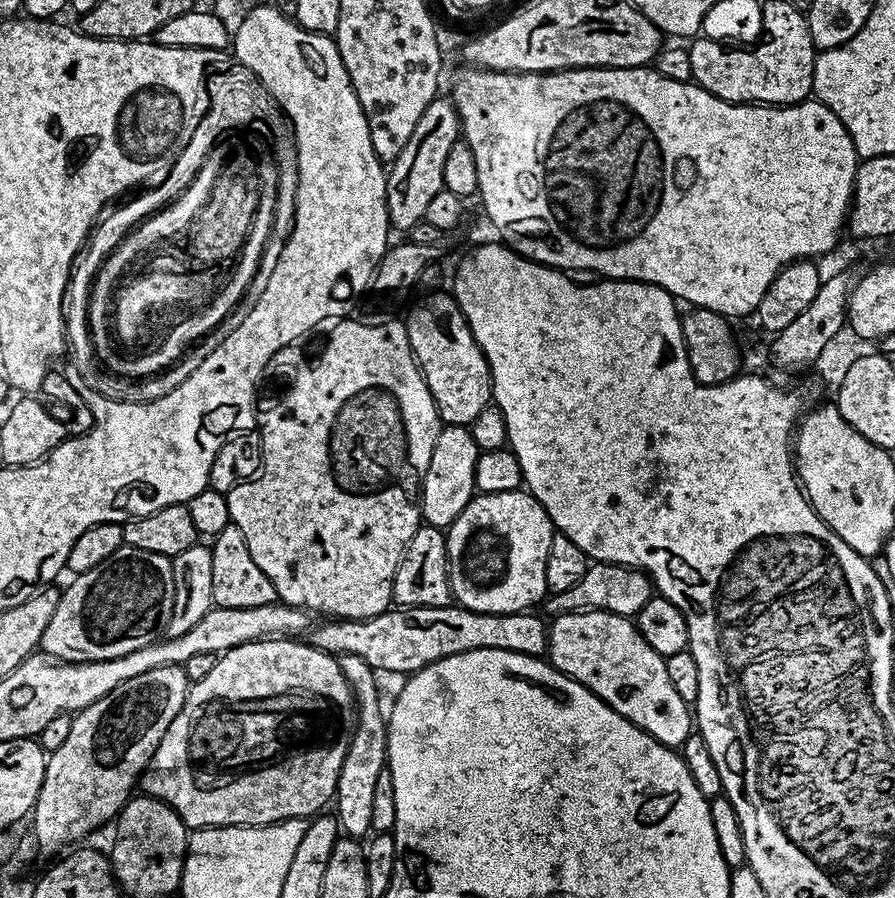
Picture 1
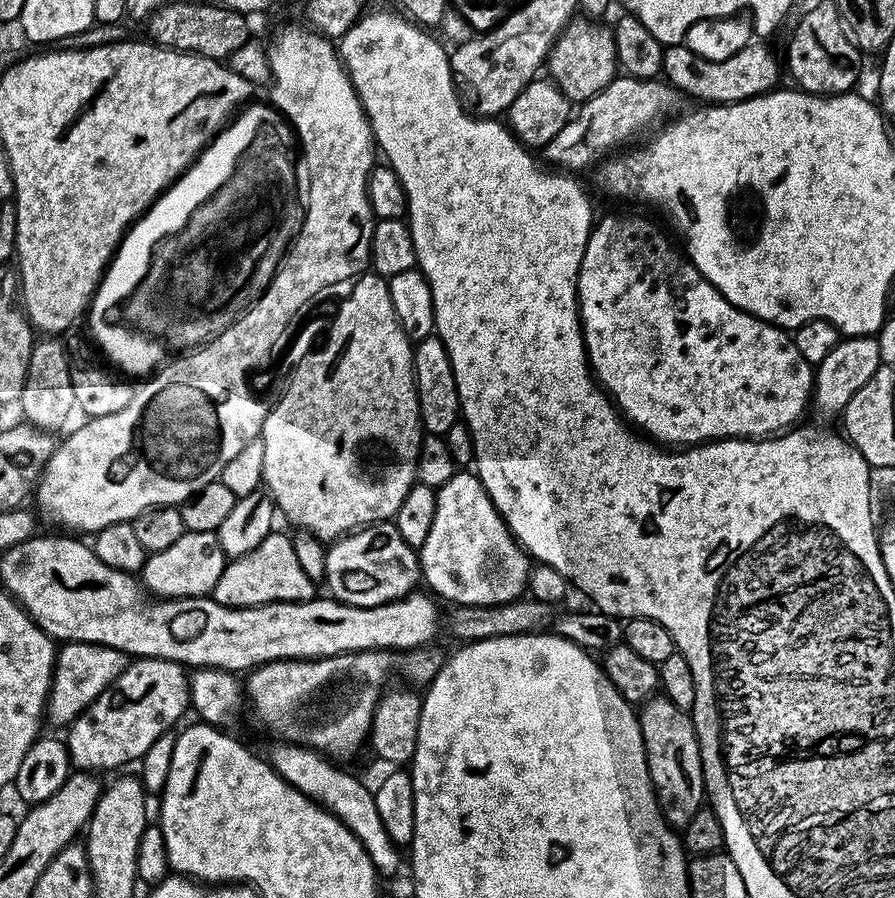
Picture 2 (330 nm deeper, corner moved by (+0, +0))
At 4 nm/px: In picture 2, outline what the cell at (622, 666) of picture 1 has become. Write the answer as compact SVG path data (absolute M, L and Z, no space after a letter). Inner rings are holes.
M663 694L644 701L638 719L656 801L660 804L664 821L673 828L682 830L690 822L690 818L698 814L706 800L704 767L700 757L700 743L696 737L696 725L689 713L675 708Z

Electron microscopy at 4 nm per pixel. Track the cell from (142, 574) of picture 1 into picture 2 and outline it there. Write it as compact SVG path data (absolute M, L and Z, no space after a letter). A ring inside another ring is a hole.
M185 531L184 536L174 542L174 546L151 553L138 576L153 597L182 600L186 596L208 596L218 582L225 563L226 557L215 532Z

